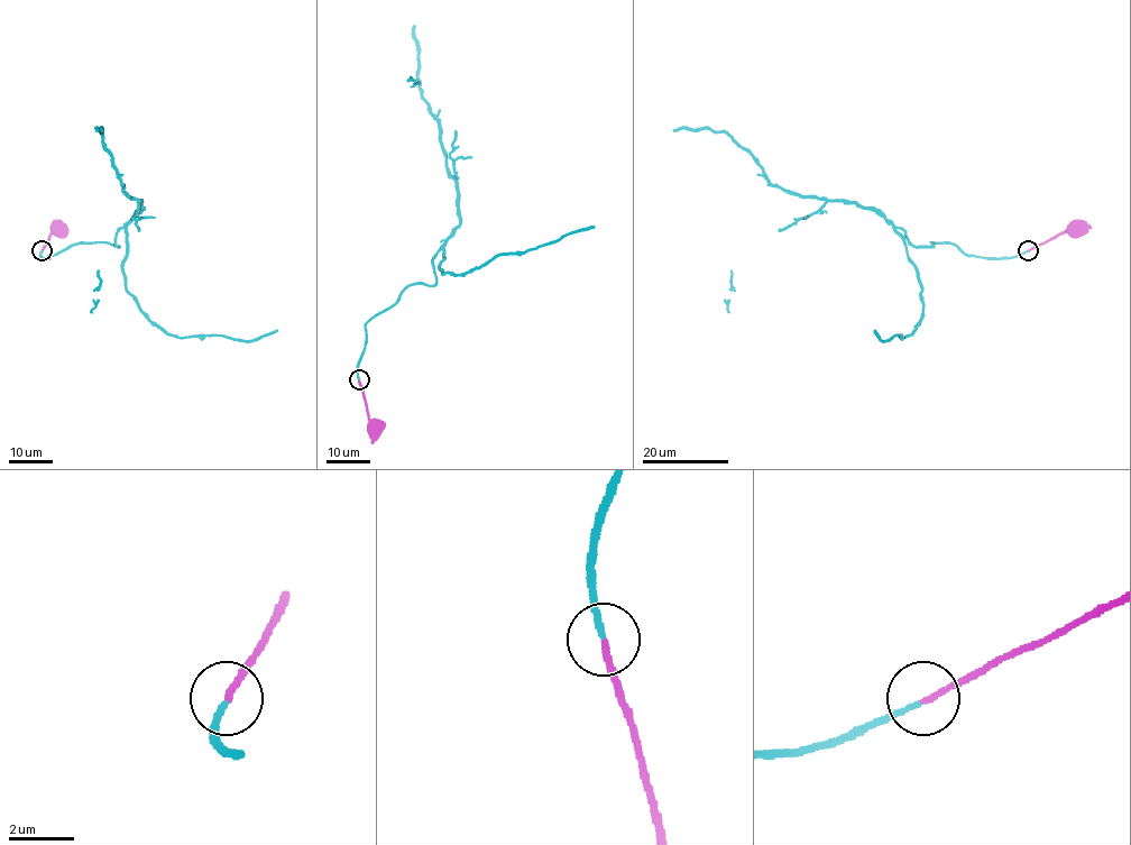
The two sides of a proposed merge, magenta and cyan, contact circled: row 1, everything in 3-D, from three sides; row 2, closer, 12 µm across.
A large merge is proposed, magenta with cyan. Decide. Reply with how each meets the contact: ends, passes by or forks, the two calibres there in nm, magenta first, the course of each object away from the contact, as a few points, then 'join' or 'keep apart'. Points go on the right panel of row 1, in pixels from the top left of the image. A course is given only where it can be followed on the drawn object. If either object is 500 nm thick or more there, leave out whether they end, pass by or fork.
magenta ends; cyan ends; calibres 190 and 160 nm; course magenta (1028, 250), (1067, 231), (1083, 231), (1091, 227); course cyan (1028, 250), (989, 258), (964, 254), (954, 244), (913, 246), (872, 208), (774, 186), (724, 132), (673, 131); join

